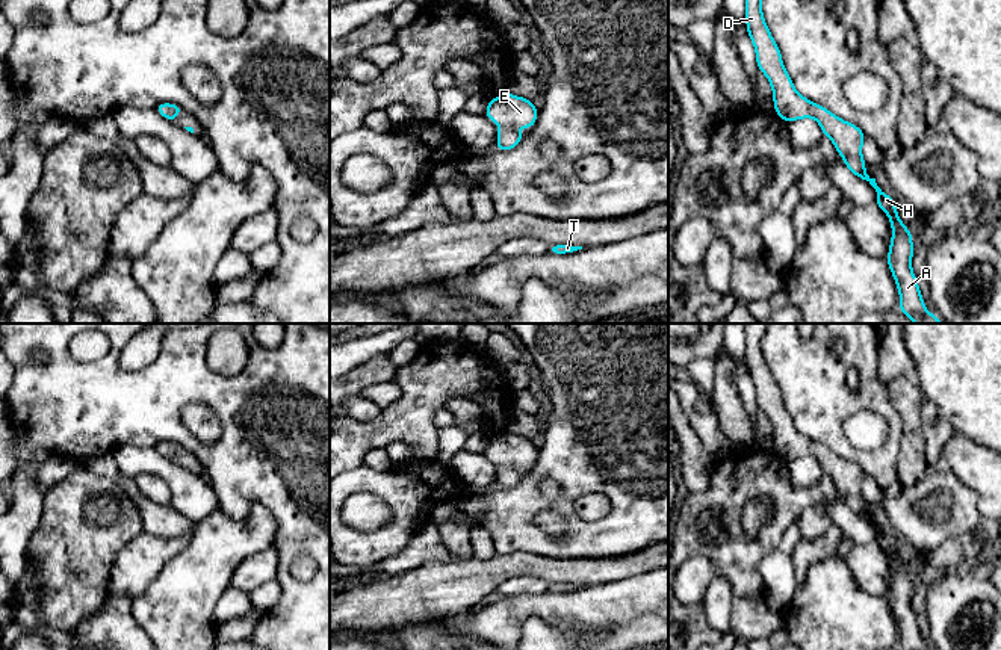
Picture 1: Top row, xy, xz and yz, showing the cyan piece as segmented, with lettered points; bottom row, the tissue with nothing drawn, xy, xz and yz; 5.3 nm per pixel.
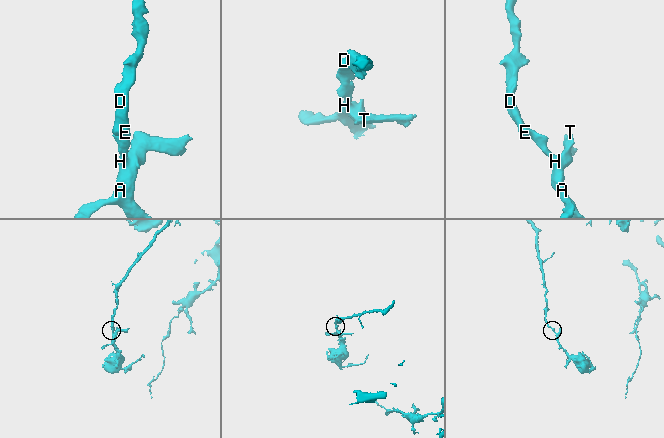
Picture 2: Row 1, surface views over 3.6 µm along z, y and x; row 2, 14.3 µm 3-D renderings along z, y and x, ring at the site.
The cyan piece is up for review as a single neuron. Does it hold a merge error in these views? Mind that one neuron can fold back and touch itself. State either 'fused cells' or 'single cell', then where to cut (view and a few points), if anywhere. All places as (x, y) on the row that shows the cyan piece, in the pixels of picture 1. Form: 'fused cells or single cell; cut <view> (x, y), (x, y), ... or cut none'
single cell; cut none

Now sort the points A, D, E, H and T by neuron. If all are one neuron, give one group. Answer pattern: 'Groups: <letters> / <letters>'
Groups: A D E H T

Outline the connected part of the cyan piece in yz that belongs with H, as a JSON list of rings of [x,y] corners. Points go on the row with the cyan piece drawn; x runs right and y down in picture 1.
[[[745,0],[745,24],[756,51],[758,68],[767,76],[773,89],[776,115],[786,122],[814,118],[821,125],[823,135],[832,139],[845,166],[875,189],[875,204],[888,215],[892,227],[886,262],[900,292],[898,308],[915,323],[942,323],[936,314],[927,311],[912,271],[913,231],[909,231],[900,219],[895,201],[877,186],[875,178],[865,172],[866,163],[862,157],[863,132],[797,92],[783,67],[780,50],[764,20],[761,3],[762,0]]]

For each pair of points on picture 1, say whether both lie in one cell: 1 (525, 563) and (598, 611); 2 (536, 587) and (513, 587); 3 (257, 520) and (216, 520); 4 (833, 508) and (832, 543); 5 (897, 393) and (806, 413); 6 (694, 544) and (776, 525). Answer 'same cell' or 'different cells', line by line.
1: different cells
2: same cell
3: same cell
4: different cells
5: different cells
6: same cell

